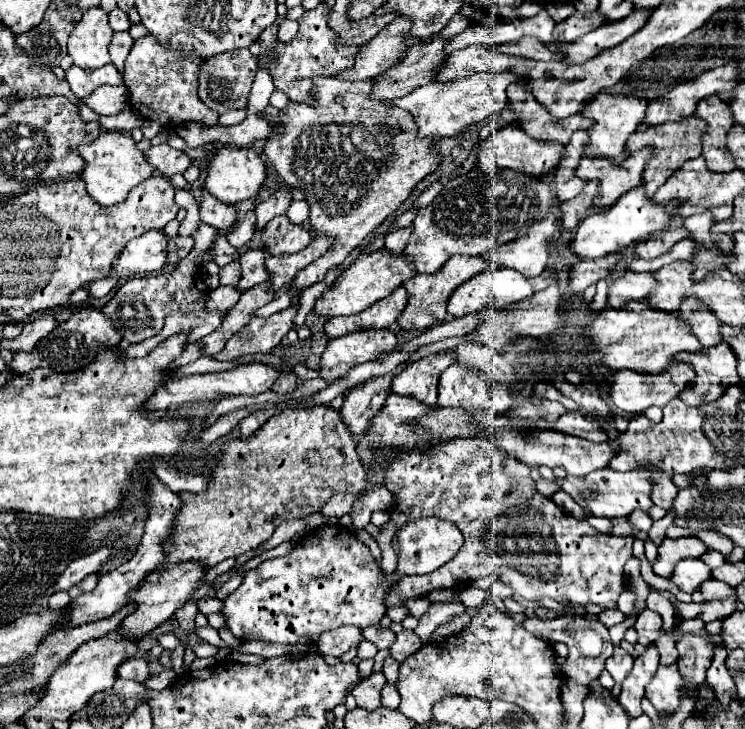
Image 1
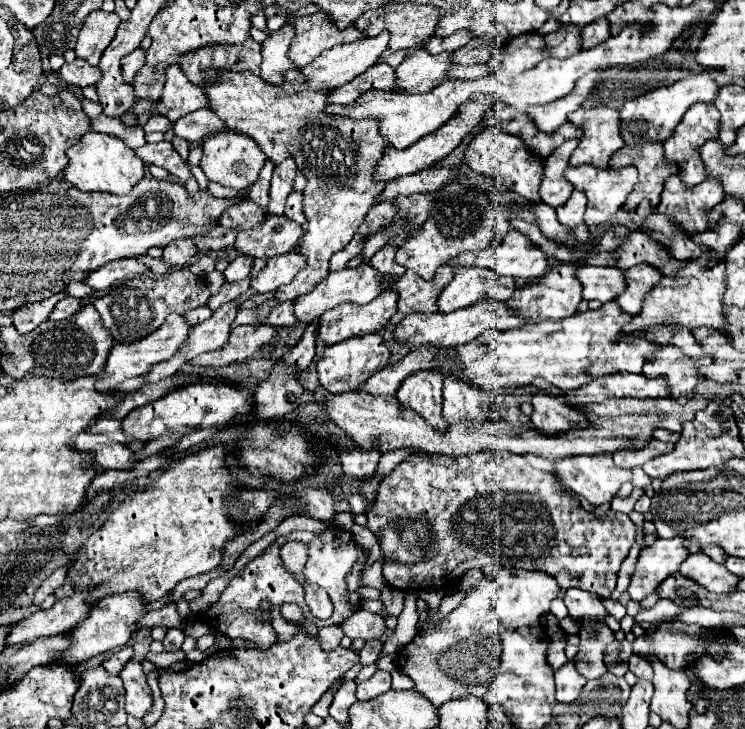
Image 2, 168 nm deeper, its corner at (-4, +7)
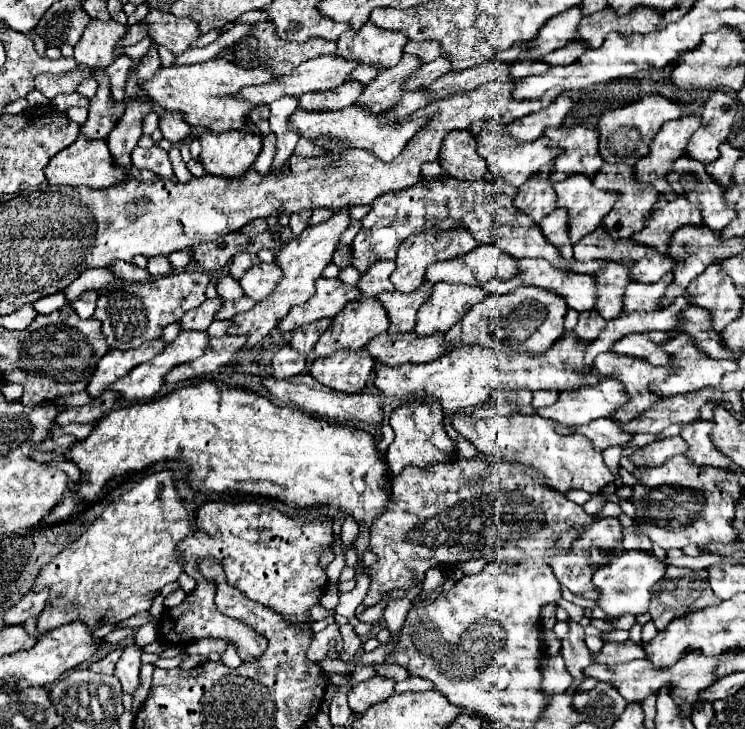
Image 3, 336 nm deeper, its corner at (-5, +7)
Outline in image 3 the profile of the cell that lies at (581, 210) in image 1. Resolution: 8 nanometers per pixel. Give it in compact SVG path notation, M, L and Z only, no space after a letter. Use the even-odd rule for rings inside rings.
M556 208L554 212L550 212L550 216L544 216L542 222L538 224L540 230L542 230L542 234L544 234L544 238L546 238L552 246L556 246L556 248L560 248L560 250L570 244L566 218L568 218L568 216L566 216L566 210Z

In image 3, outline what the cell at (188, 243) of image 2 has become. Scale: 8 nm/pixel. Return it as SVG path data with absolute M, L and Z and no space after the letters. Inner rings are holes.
M158 256L158 258L150 258L148 264L146 264L146 270L152 274L152 276L164 276L172 270L172 266L168 264L168 260L164 256Z

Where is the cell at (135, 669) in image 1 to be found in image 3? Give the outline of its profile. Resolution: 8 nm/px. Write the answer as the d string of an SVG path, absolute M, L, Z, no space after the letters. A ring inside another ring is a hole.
M114 650L114 652L106 654L104 658L92 662L90 664L90 670L100 672L100 674L114 674L114 666L116 666L116 662L118 662L120 656L122 656L122 650Z

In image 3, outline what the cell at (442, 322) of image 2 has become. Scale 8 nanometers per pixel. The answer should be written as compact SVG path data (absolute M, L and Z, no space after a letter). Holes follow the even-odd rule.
M414 332L408 334L380 334L372 338L366 346L370 358L386 366L402 366L402 364L424 364L438 360L444 356L444 334L432 334L426 338L416 336Z

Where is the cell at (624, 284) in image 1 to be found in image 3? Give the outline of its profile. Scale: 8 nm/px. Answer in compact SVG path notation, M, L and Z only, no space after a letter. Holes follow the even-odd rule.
M522 260L520 262L520 268L518 268L518 274L510 280L500 280L500 278L492 278L488 280L486 284L482 284L482 288L488 292L488 294L506 294L518 286L536 286L536 288L546 288L550 292L554 292L556 296L562 296L568 304L568 308L576 310L576 312L584 312L584 310L590 310L594 306L594 298L596 298L596 282L590 274L578 274L578 272L572 272L572 270L564 270L564 268L554 268L552 264L548 264L546 260Z

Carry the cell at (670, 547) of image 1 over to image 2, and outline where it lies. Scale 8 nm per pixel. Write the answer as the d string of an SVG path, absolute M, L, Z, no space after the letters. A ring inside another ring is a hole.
M681 536L671 540L657 538L651 546L643 548L627 588L631 600L643 602L651 592L655 592L661 586L665 578L677 572L679 564L687 556L689 556L689 550Z

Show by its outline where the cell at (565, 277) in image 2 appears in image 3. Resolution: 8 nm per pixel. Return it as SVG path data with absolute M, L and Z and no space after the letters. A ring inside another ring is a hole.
M522 286L510 294L488 296L488 300L474 304L474 308L470 308L468 314L446 332L444 342L452 348L466 344L482 344L484 348L494 348L496 352L546 352L546 348L550 348L550 344L554 344L554 340L562 336L566 312L566 302L560 296L544 288Z

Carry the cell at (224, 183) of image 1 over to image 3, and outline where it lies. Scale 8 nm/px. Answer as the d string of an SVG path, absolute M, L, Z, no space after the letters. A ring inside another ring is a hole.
M200 132L198 134L202 152L200 164L208 174L224 176L224 178L240 178L256 160L262 138L246 132Z

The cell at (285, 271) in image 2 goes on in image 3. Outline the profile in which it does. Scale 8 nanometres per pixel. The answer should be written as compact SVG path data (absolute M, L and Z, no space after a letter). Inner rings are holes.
M276 262L272 264L256 264L254 268L248 268L242 280L238 284L244 290L244 296L252 298L254 302L262 302L276 286L276 282L282 278L282 270Z

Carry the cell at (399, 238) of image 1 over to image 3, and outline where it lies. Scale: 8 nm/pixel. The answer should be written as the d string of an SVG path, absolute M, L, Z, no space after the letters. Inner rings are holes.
M382 260L374 266L370 266L370 270L358 280L356 288L360 290L360 298L372 298L380 292L386 292L386 290L394 290L394 286L390 284L390 274L394 270L394 262L392 260Z

